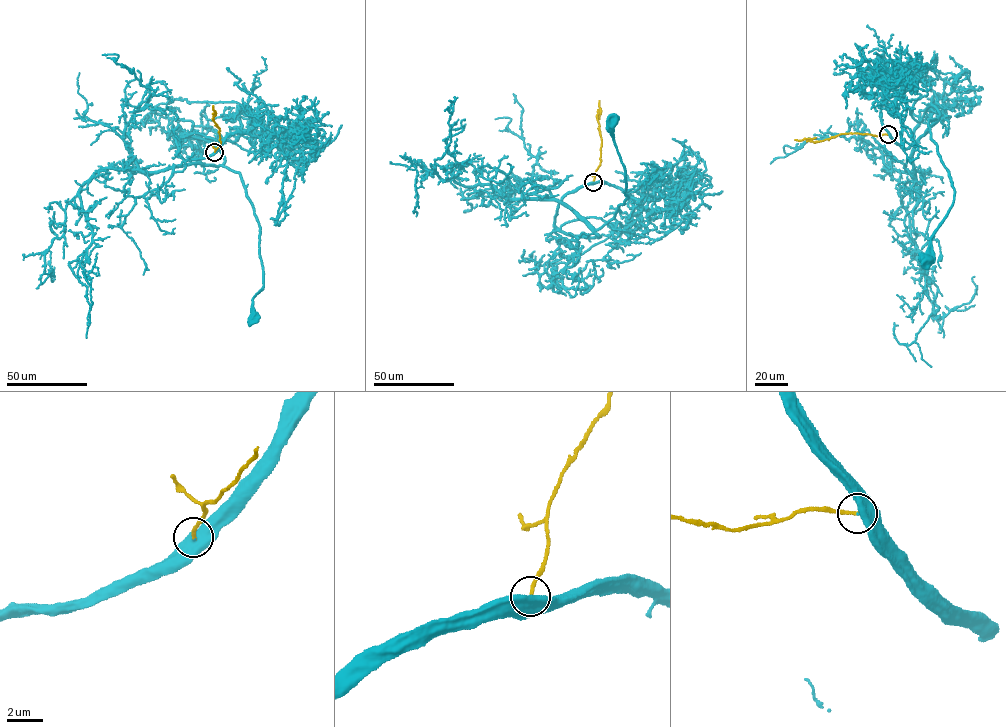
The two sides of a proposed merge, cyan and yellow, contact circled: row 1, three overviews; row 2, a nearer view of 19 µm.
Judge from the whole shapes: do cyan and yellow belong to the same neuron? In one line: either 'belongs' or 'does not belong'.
belongs

